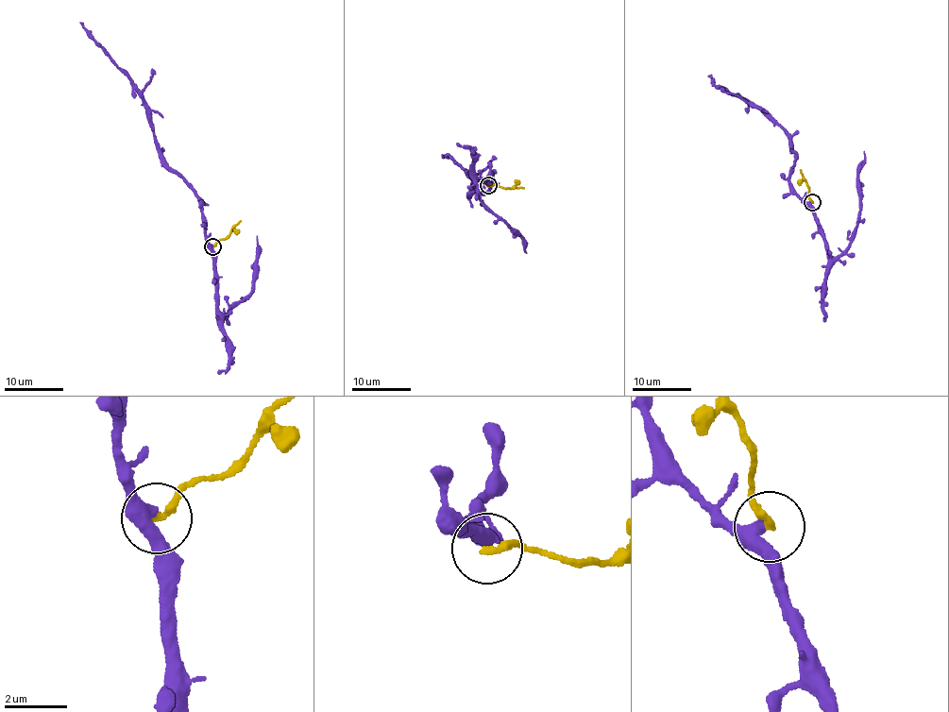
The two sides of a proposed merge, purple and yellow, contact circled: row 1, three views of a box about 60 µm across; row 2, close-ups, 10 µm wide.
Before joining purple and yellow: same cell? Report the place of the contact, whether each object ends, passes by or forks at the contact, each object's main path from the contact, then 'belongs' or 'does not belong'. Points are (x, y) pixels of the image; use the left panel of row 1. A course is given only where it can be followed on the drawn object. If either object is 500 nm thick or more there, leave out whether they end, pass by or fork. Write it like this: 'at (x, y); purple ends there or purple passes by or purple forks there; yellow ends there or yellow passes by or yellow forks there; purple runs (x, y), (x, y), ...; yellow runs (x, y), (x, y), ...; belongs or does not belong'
at (212, 246); purple passes by; yellow ends there; purple runs (212, 245), (208, 241), (195, 190), (167, 165), (143, 95), (80, 22); yellow runs (212, 246), (240, 221); does not belong

